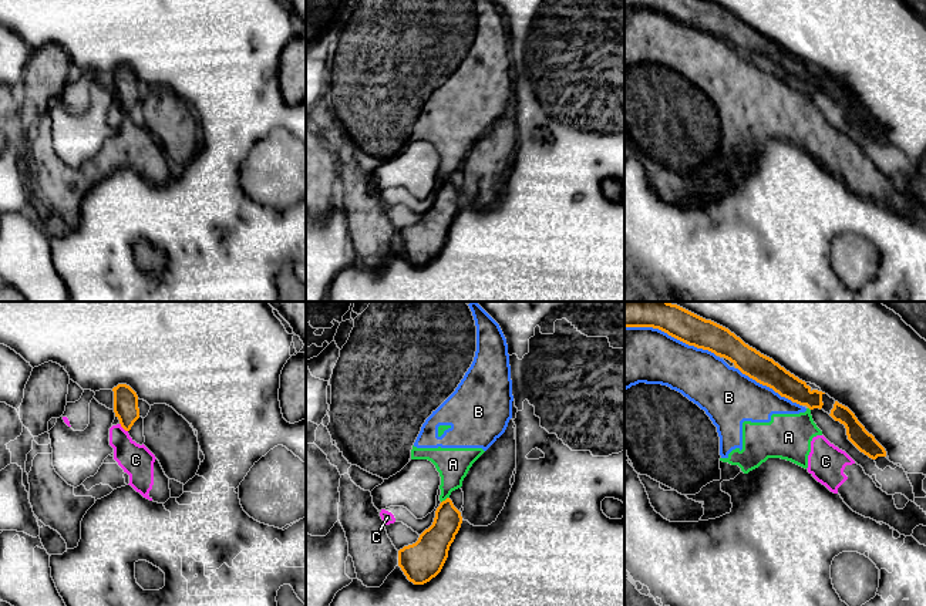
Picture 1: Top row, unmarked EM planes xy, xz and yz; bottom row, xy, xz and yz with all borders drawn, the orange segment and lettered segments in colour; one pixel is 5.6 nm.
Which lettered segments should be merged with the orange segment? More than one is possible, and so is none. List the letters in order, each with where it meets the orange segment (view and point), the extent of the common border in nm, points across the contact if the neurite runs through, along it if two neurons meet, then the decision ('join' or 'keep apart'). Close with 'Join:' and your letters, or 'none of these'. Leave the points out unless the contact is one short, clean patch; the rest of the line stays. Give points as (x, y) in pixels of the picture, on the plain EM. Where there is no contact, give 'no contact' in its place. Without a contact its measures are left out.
A: meets orange in xz at (445, 181); contact 60 nm long; border along xz (448, 178), (441, 184); keep apart
B: meets orange in yz at (670, 16); contact 550 nm long; keep apart
C: meets orange in xy at (123, 108); contact 70 nm long; border along xy (120, 104), (127, 113); keep apart
Join: none of these

